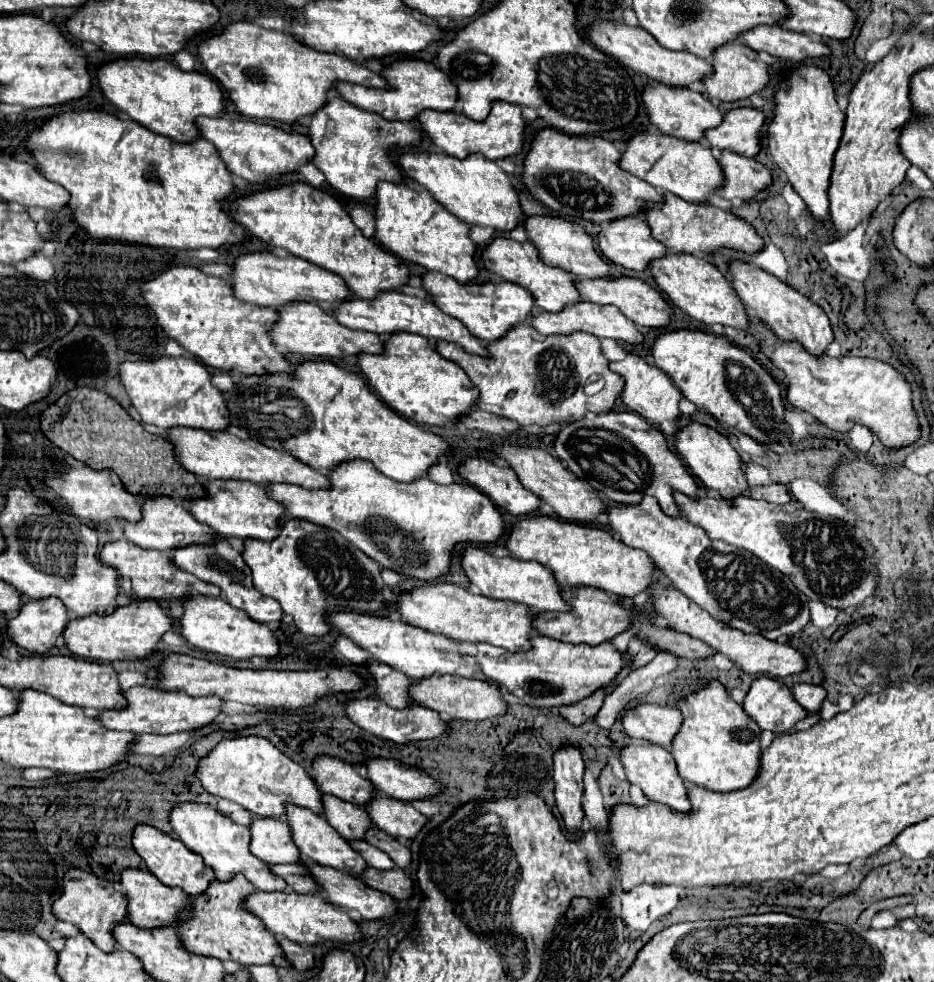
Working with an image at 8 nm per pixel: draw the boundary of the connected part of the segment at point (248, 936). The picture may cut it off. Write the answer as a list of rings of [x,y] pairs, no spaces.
[[[234,875],[228,881],[214,879],[204,893],[190,897],[192,905],[176,915],[176,921],[180,921],[176,923],[180,943],[198,955],[230,959],[240,965],[262,965],[272,963],[274,957],[282,957],[282,949],[274,935],[266,931],[260,919],[242,909],[242,901],[254,891],[256,889],[248,883],[248,879],[244,879],[244,875]]]

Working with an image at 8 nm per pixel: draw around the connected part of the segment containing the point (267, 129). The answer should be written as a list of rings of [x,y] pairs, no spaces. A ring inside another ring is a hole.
[[[198,117],[196,127],[204,139],[214,143],[220,151],[220,159],[230,173],[250,181],[250,183],[268,183],[278,179],[282,173],[298,171],[298,167],[312,159],[314,147],[306,135],[284,131],[274,125],[246,121],[246,119],[228,119],[228,117]]]

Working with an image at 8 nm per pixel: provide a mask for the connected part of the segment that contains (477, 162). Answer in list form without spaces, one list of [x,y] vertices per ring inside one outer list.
[[[410,149],[400,151],[396,159],[400,169],[412,181],[422,185],[440,205],[444,205],[460,221],[510,231],[524,219],[510,177],[494,161],[482,157],[480,153],[472,153],[464,159],[458,159],[446,153],[418,153]]]

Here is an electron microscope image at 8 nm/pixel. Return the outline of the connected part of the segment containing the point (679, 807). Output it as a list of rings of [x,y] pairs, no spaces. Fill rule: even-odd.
[[[648,741],[630,743],[630,745],[620,749],[620,763],[624,767],[626,779],[630,783],[634,783],[634,785],[640,785],[640,789],[644,791],[644,795],[650,801],[658,801],[662,805],[668,805],[668,807],[672,807],[676,811],[684,811],[684,813],[690,811],[690,803],[686,799],[684,779],[678,775],[676,763],[674,763],[672,755],[664,747],[648,743]]]

